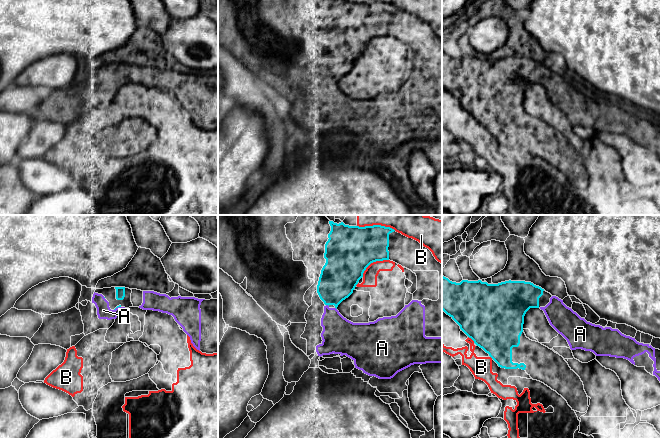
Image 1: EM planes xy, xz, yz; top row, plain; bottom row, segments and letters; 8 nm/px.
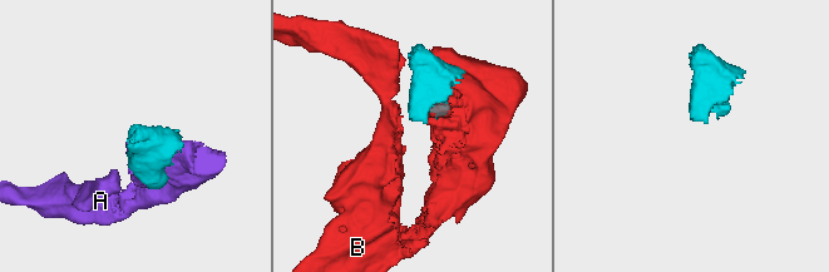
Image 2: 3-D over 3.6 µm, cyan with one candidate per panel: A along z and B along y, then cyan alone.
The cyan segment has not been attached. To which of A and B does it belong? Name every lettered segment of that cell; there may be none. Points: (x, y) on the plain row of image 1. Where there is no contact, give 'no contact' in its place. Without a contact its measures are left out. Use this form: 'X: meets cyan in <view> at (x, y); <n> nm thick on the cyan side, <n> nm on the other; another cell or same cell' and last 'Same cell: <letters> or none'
A: meets cyan in xz at (327, 80); 300 nm thick on the cyan side, 260 nm on the other; same cell
B: meets cyan in xz at (373, 37); 380 nm thick on the cyan side, 110 nm on the other; another cell
Same cell: A

